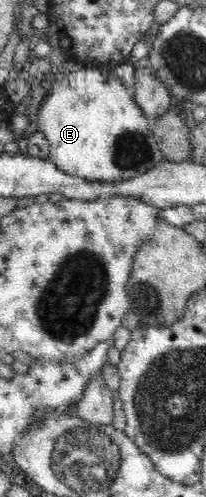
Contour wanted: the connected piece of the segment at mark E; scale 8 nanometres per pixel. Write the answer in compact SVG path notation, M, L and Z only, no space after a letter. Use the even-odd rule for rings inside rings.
M70 65L49 88L50 95L34 116L38 120L38 130L49 143L48 159L63 173L89 182L119 182L144 174L165 160L141 107L110 68Z

